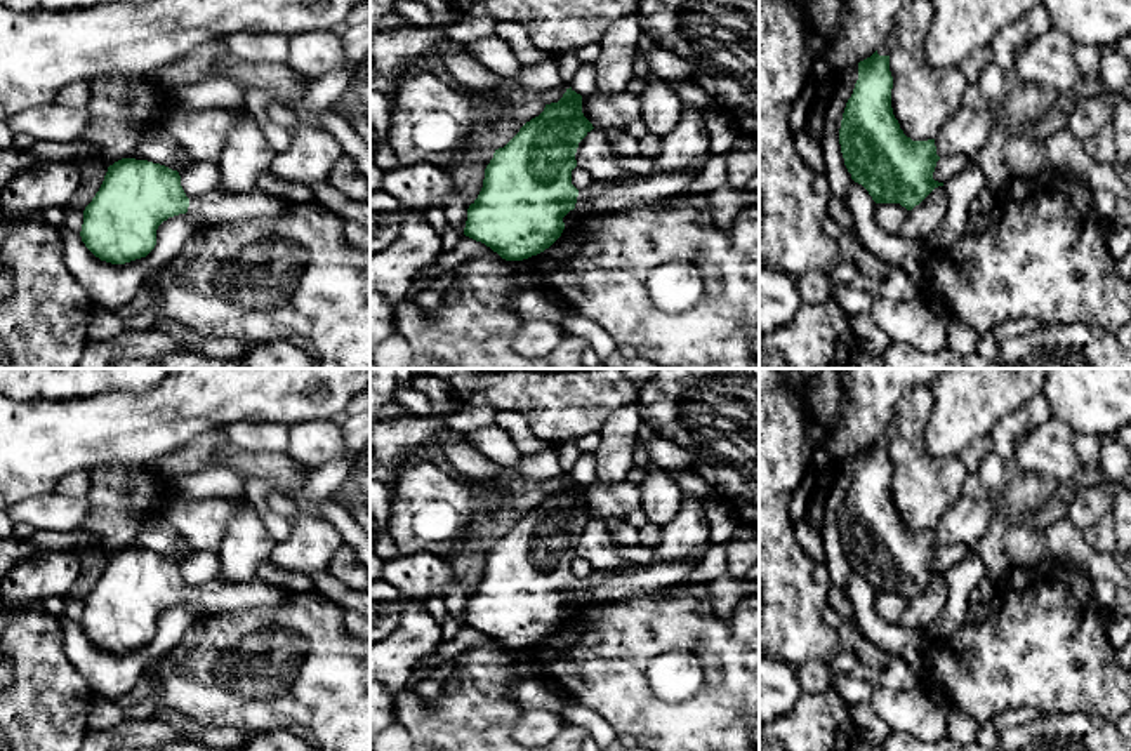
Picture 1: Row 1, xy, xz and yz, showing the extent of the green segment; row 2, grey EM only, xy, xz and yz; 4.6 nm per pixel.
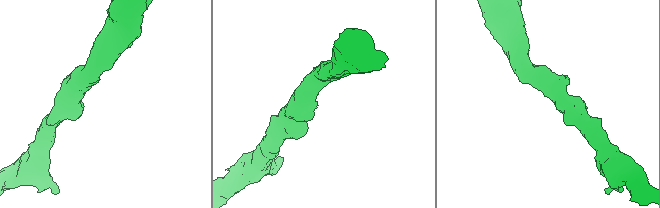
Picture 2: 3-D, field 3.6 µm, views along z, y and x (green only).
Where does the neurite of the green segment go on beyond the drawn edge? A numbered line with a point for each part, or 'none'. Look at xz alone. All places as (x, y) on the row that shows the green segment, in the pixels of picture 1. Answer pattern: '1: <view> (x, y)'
1: xz (598, 197)

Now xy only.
1: xy (212, 207)

